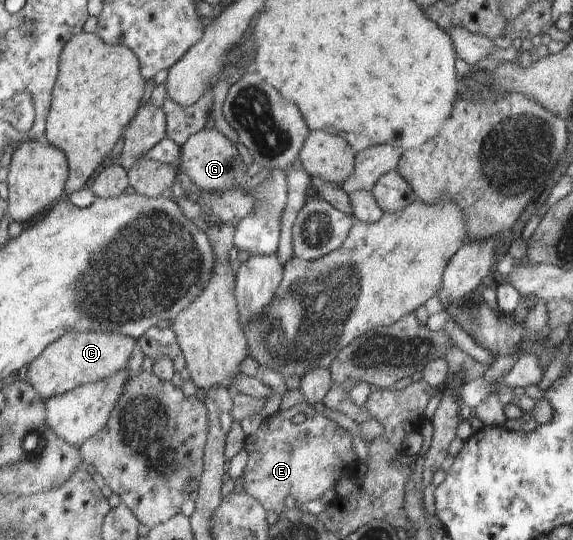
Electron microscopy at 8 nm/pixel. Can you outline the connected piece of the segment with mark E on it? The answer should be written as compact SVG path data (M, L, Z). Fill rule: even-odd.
M302 400L290 410L280 410L272 417L266 417L260 427L247 436L244 449L248 461L239 481L247 495L254 497L264 510L272 510L279 515L287 509L287 497L294 498L296 507L320 500L348 473L355 477L359 461L351 449L352 438L350 432L318 414ZM298 413L304 415L302 423L292 421Z

